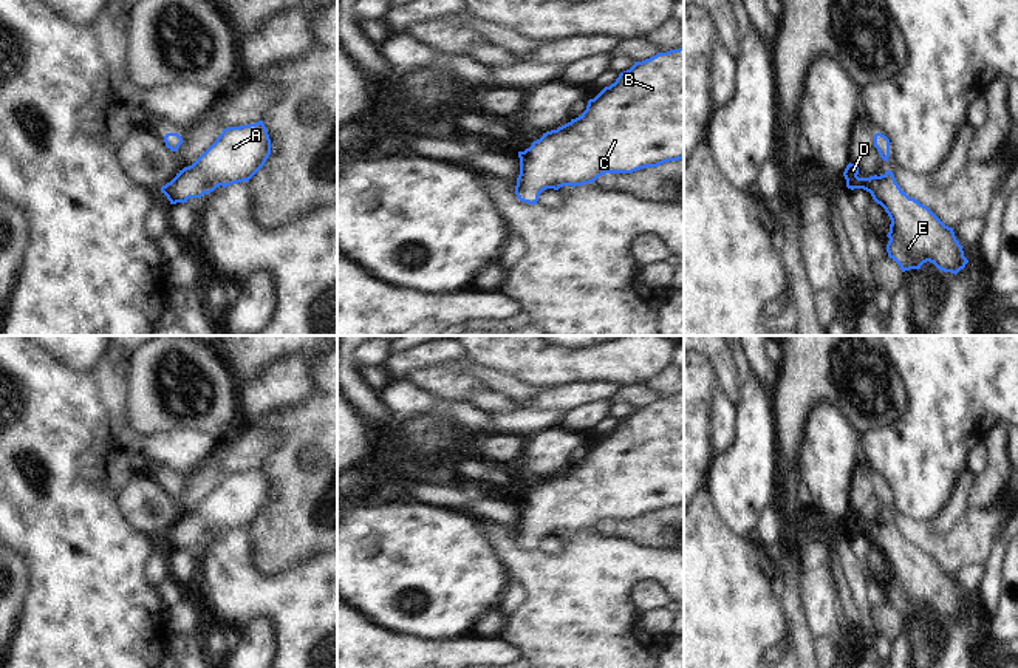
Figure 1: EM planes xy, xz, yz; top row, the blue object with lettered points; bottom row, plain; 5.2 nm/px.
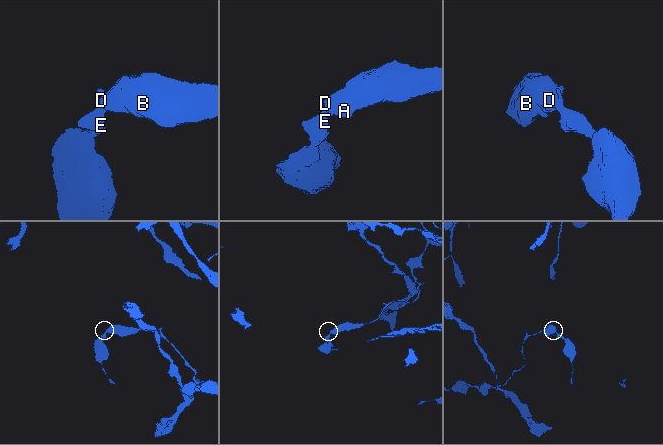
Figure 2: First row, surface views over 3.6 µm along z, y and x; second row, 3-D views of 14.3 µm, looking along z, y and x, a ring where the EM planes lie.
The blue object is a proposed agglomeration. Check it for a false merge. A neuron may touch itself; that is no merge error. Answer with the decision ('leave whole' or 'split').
leave whole

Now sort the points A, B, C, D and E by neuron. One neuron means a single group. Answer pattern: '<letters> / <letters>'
A B C D E

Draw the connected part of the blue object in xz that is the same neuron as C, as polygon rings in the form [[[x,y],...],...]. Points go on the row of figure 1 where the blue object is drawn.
[[[684,46],[656,56],[620,73],[586,110],[568,124],[543,133],[524,152],[518,152],[520,175],[515,195],[537,204],[546,189],[594,182],[605,173],[633,173],[645,167],[684,158]]]

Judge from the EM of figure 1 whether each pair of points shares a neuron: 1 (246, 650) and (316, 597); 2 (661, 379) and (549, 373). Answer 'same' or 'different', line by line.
1: different
2: different

